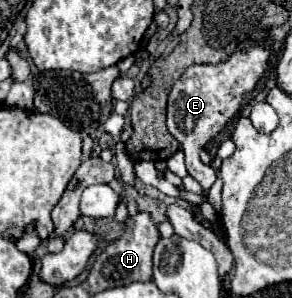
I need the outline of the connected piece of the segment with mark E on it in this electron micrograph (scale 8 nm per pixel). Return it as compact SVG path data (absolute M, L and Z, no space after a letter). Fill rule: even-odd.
M255 46L247 52L235 52L229 60L213 66L191 64L169 92L167 130L171 132L173 138L177 138L181 150L185 152L185 164L189 176L193 176L205 192L213 186L217 172L199 160L199 152L215 134L221 132L221 128L229 122L229 118L235 112L239 112L243 96L255 88L255 84L267 70L267 60L269 60L269 48Z

